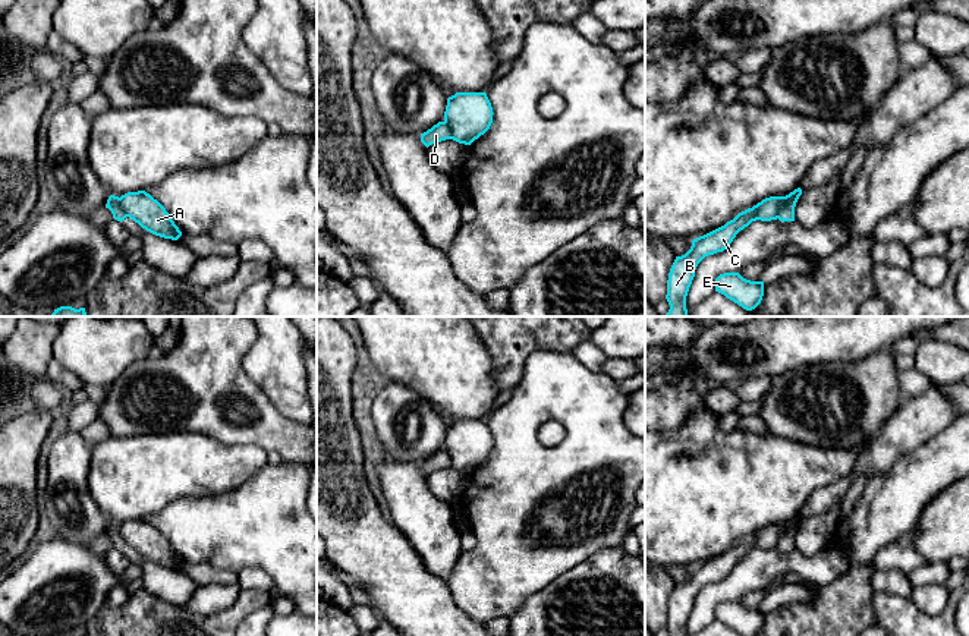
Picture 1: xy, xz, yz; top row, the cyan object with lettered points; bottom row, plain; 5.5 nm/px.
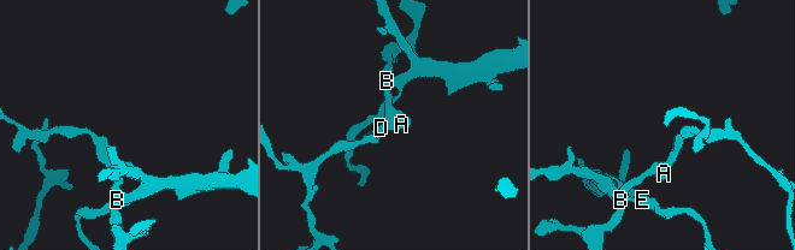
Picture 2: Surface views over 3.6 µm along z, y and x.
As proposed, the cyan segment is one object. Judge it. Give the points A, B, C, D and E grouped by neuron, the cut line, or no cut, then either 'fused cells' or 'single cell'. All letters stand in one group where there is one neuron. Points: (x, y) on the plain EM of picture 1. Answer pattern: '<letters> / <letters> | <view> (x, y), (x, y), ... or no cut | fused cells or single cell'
A B C E / D | yz (785, 525), (777, 545) | fused cells

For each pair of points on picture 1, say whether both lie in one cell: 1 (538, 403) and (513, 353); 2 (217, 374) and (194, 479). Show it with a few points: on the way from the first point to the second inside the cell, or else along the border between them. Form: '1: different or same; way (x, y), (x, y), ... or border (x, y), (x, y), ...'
1: different; border (547, 349), (528, 356), (522, 378), (510, 392)
2: different; border (170, 431), (198, 431), (222, 443), (238, 444)

